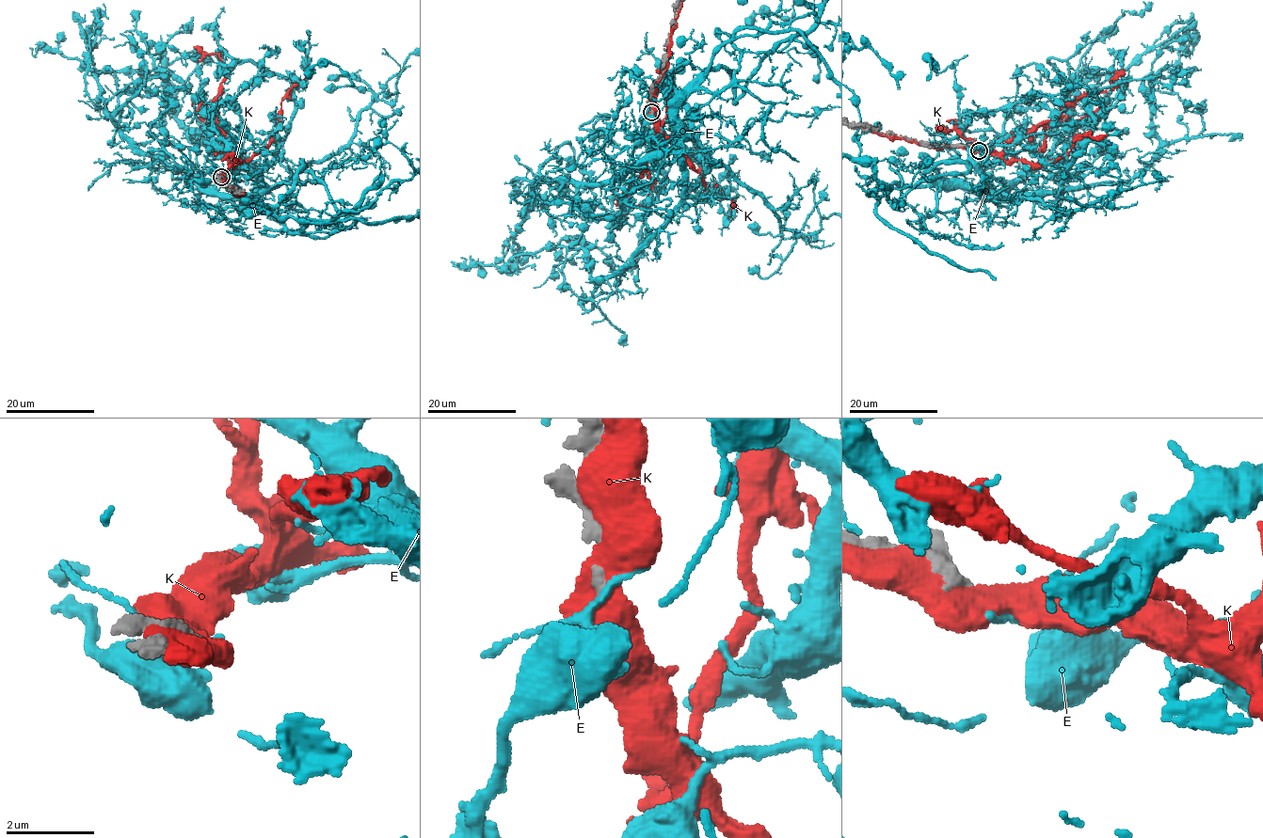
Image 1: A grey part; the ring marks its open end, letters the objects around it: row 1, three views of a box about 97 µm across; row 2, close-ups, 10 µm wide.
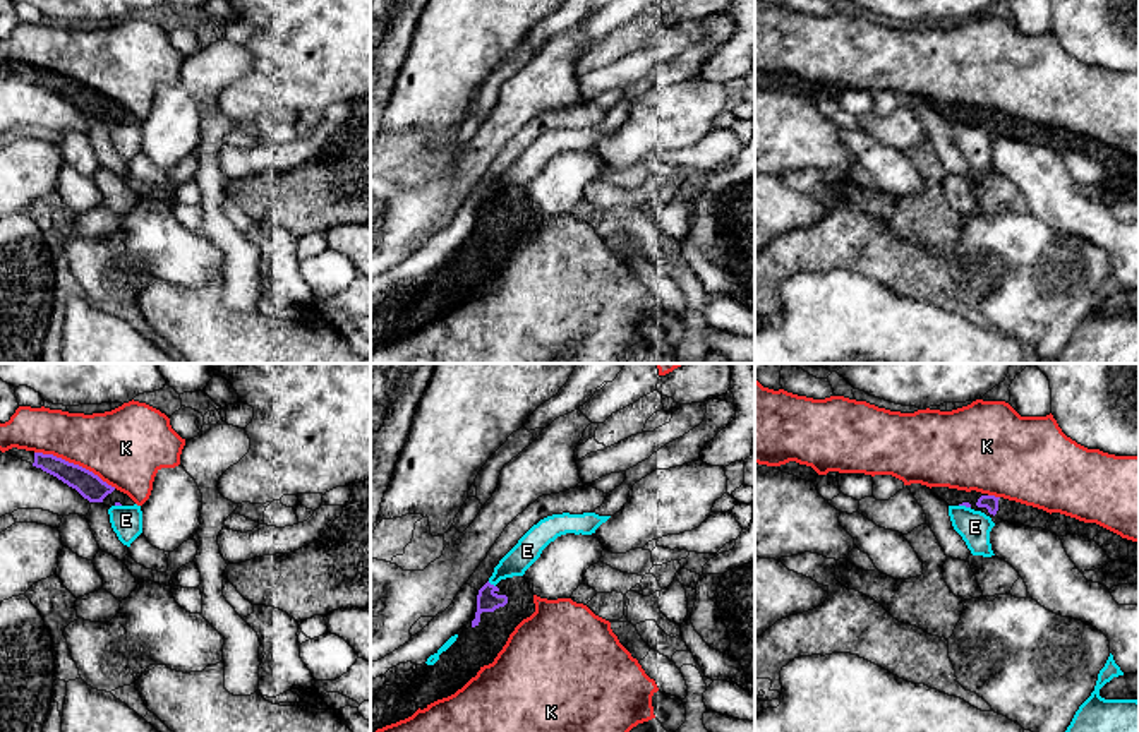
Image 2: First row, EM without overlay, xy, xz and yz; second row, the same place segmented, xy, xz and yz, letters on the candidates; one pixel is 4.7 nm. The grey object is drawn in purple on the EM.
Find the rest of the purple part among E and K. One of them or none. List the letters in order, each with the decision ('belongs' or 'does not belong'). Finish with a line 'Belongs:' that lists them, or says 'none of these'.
E: does not belong
K: does not belong
Belongs: none of these

